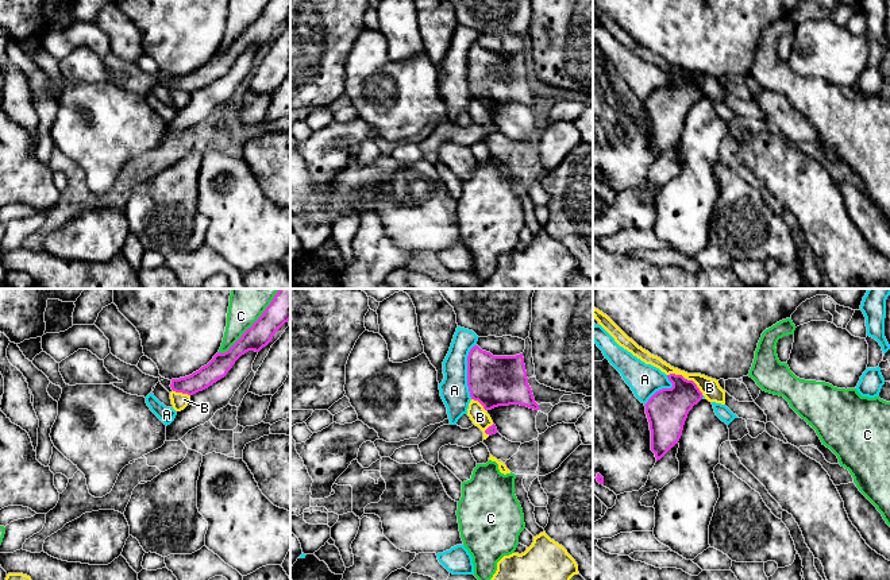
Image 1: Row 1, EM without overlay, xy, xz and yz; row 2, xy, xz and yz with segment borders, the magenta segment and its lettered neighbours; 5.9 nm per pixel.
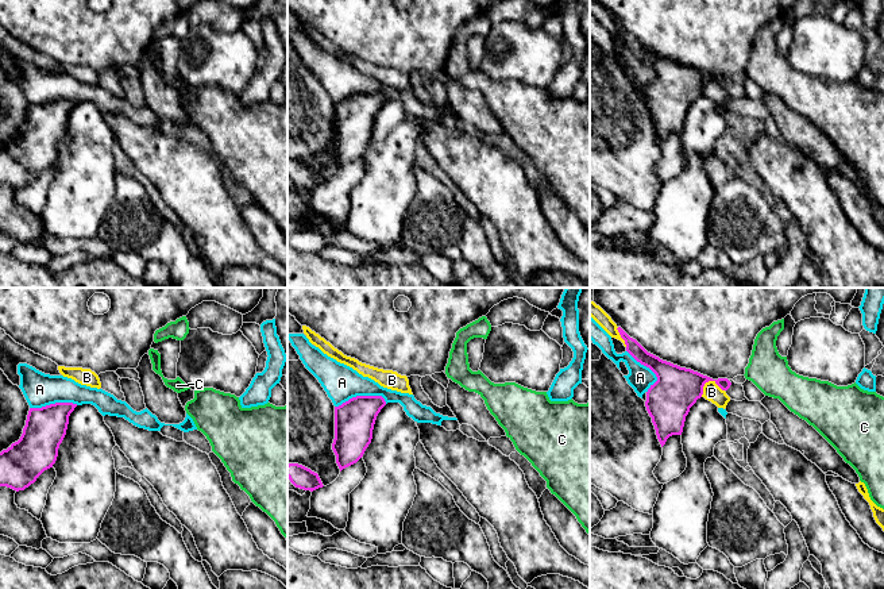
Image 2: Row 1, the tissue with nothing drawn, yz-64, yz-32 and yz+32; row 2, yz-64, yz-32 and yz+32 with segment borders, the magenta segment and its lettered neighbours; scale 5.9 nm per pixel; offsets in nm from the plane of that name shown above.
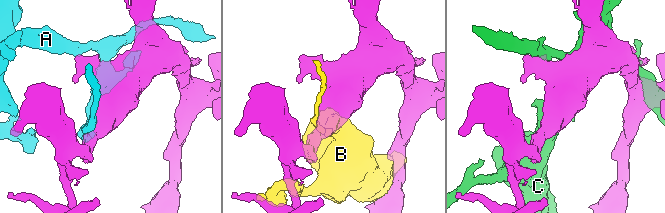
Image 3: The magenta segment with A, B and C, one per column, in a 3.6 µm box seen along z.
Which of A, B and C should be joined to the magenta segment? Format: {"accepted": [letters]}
{"accepted": []}

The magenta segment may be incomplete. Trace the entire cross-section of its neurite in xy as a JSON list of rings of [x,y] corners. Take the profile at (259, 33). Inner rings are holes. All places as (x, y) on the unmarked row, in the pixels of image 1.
[[[270,0],[262,13],[242,35],[224,51],[217,50],[213,57],[199,69],[180,77],[163,77],[161,82],[169,89],[193,93],[224,76],[235,59],[248,49],[259,50],[276,30],[290,18],[290,0]]]

